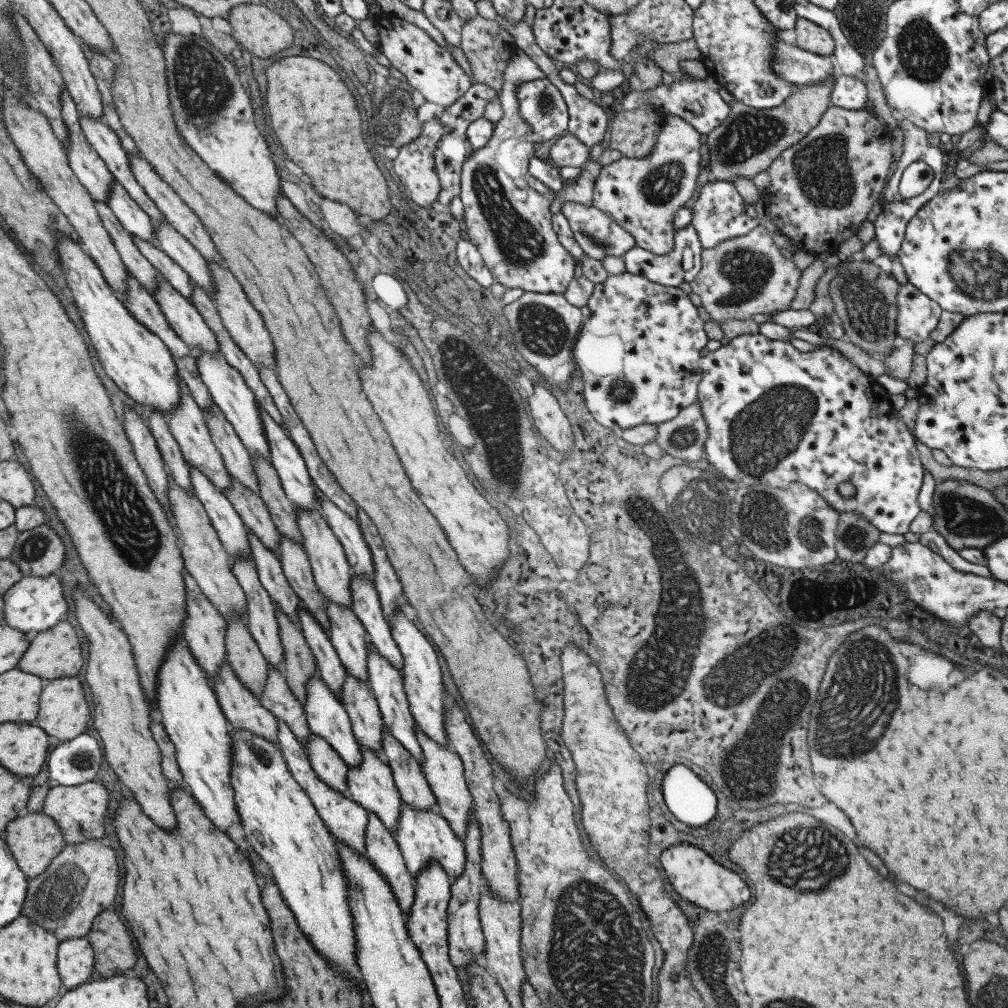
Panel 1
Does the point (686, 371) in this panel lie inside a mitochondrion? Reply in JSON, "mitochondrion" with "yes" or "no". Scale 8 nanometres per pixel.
{"mitochondrion":"no"}

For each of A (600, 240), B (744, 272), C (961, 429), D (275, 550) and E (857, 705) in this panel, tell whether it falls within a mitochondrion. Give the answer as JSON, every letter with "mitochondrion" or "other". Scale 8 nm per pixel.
{"A":"mitochondrion","B":"mitochondrion","C":"other","D":"other","E":"mitochondrion"}

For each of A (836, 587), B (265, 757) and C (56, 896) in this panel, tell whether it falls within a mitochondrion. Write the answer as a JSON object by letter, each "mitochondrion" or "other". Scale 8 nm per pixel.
{"A":"other","B":"mitochondrion","C":"mitochondrion"}

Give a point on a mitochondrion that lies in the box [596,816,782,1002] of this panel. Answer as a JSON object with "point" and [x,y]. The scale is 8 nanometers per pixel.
{"point":[717,956]}

